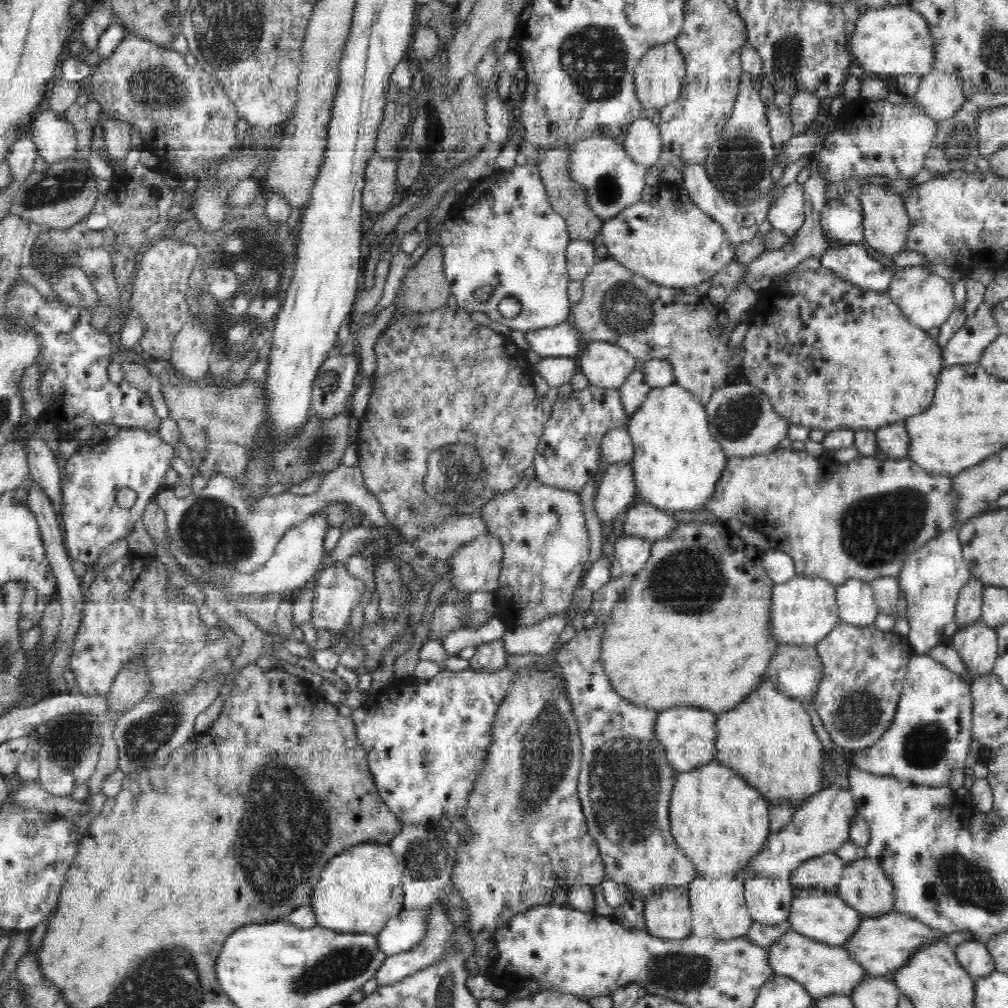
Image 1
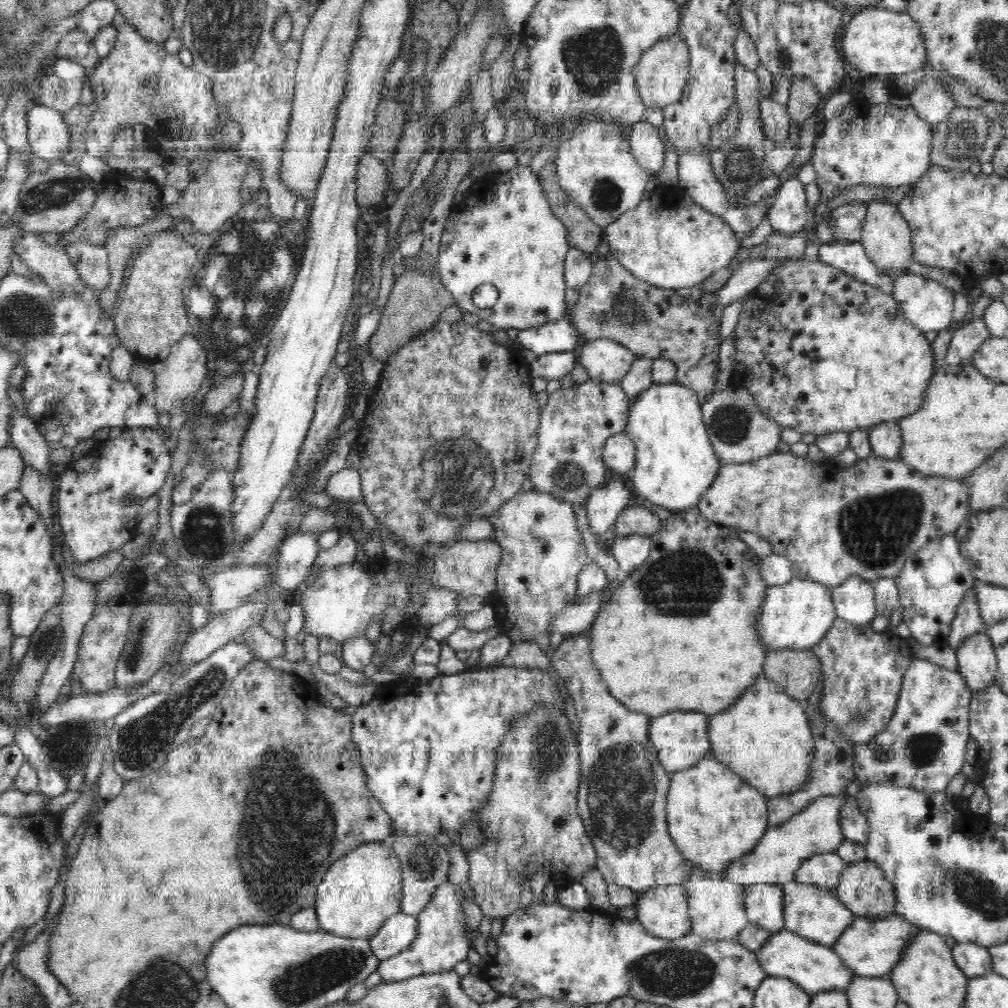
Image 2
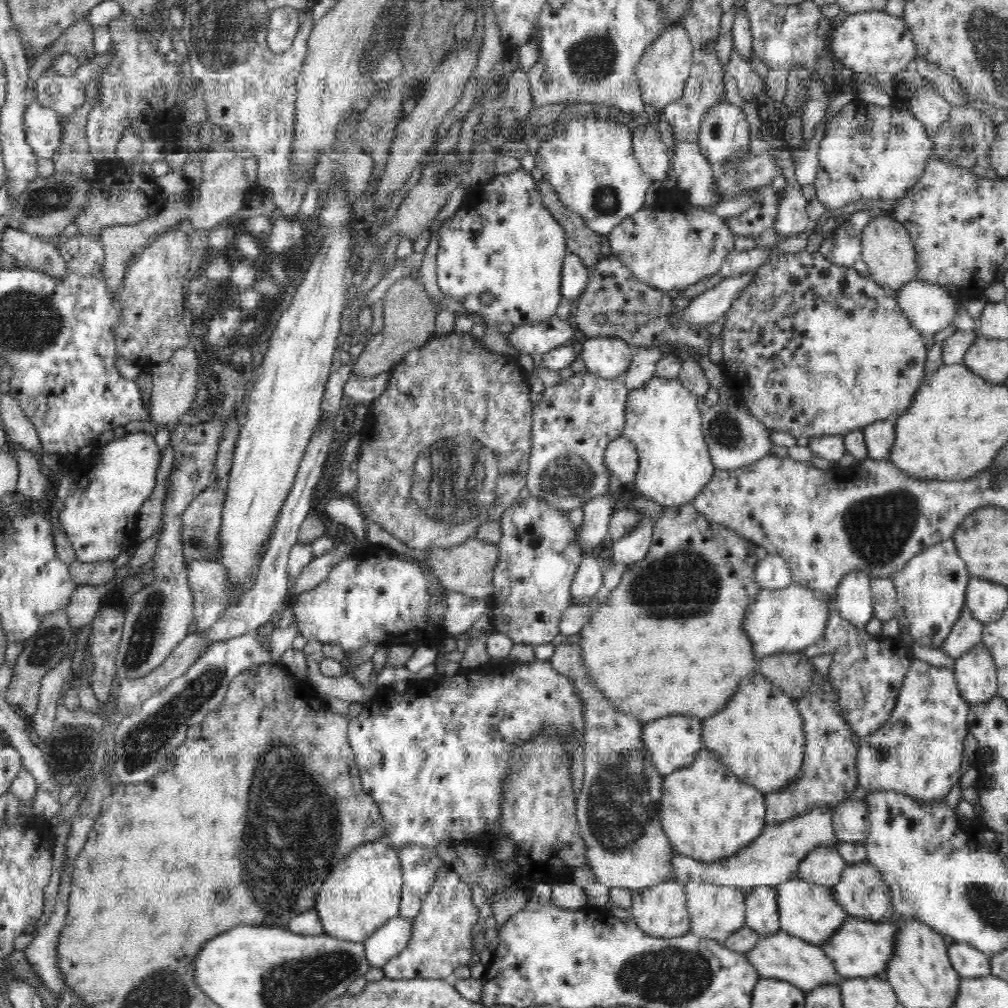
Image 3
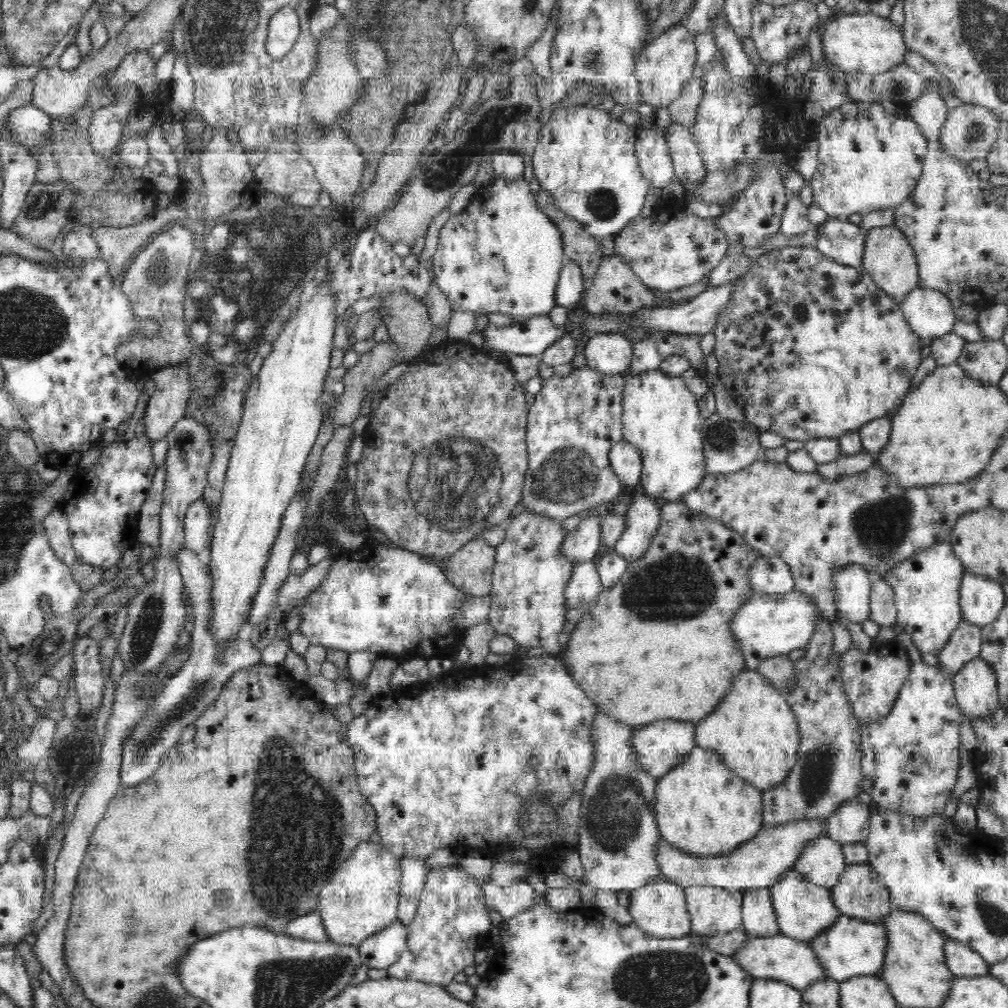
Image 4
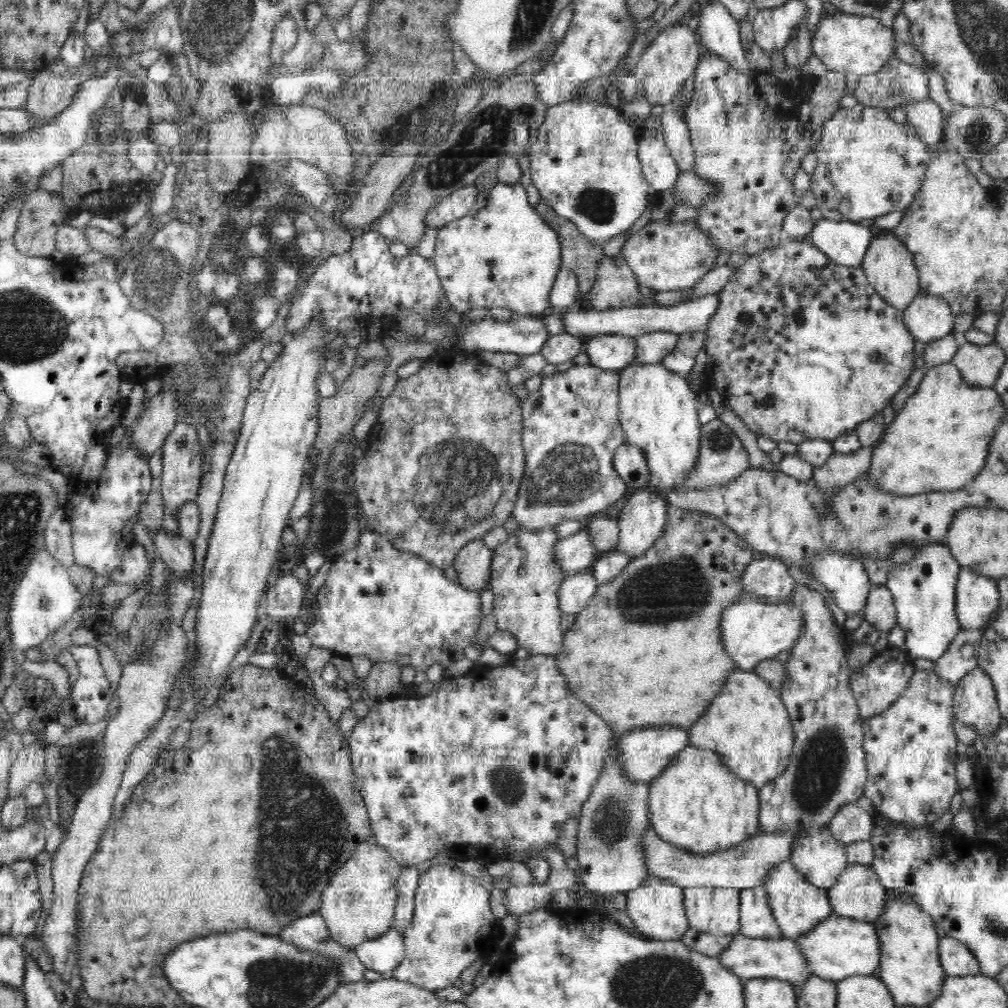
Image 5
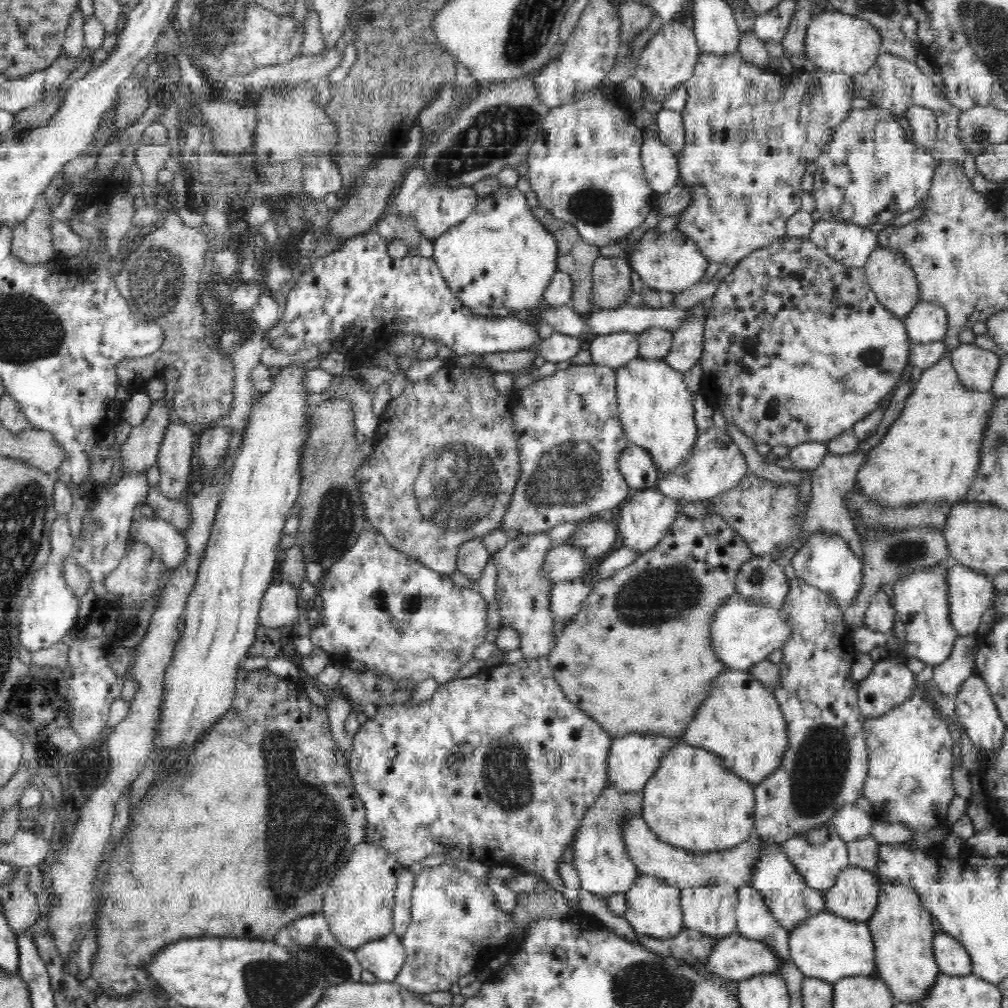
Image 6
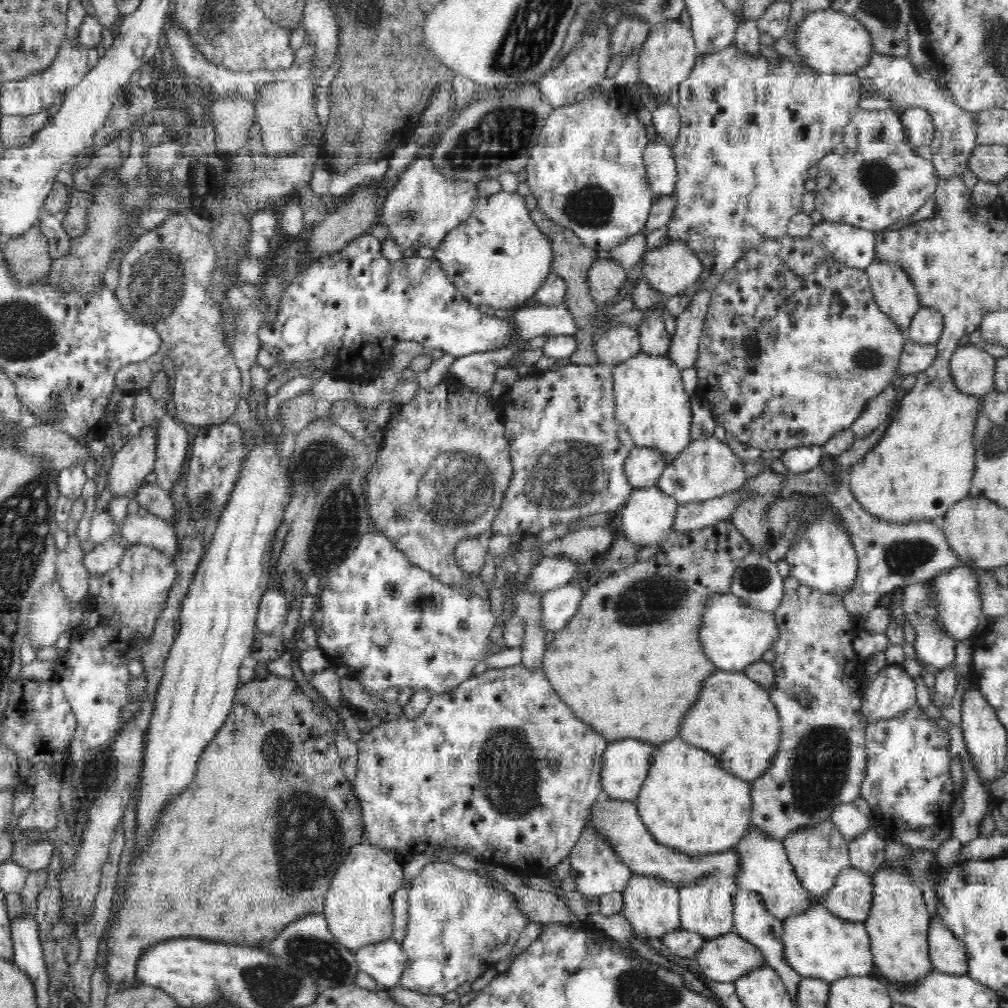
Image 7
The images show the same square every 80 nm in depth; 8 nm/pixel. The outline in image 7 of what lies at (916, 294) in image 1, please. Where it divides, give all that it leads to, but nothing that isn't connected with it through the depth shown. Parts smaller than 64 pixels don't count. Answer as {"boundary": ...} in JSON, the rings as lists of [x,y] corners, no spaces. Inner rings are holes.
{"boundary":[[[921,306],[912,316],[906,335],[914,343],[937,344],[943,330],[943,314],[935,307]]]}

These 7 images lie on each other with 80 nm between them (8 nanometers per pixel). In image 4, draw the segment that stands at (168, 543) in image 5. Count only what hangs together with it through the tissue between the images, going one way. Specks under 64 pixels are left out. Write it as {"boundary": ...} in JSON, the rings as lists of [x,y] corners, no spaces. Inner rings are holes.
{"boundary":[[[182,545],[178,551],[176,562],[184,581],[184,592],[191,600],[195,616],[194,630],[190,634],[190,656],[176,674],[167,680],[161,694],[154,696],[152,708],[142,718],[142,722],[136,724],[136,728],[130,732],[130,738],[124,742],[123,760],[120,766],[122,788],[134,786],[144,782],[148,777],[152,777],[164,756],[180,740],[182,728],[193,724],[205,711],[205,708],[222,694],[226,682],[234,676],[233,674],[237,670],[261,662],[262,651],[256,650],[247,636],[242,635],[232,642],[225,642],[222,647],[218,645],[216,639],[212,639],[210,636],[210,622],[214,615],[211,612],[213,588],[209,563],[202,562],[199,555],[188,550],[185,545]]]}

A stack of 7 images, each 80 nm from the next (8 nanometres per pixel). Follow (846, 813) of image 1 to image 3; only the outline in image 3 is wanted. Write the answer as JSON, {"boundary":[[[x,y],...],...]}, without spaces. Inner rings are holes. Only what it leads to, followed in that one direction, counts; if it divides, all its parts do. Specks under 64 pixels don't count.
{"boundary":[[[817,805],[796,818],[776,825],[766,825],[755,841],[735,856],[720,862],[705,863],[676,853],[674,854],[675,880],[682,885],[694,880],[736,886],[742,890],[752,889],[754,886],[777,887],[796,875],[800,861],[805,859],[808,853],[839,844],[838,838],[835,837],[832,818],[832,805]]]}

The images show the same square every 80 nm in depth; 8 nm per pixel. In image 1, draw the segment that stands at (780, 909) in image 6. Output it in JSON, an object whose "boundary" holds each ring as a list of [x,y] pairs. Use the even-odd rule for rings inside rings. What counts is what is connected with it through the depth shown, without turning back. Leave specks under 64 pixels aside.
{"boundary":[[[793,890],[789,917],[791,930],[830,946],[844,946],[858,932],[863,916],[855,907],[832,894],[798,893]]]}

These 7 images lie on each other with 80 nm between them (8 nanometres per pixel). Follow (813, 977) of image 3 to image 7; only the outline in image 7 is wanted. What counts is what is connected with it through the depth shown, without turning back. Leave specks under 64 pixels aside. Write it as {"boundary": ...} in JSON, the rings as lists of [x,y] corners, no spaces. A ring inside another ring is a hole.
{"boundary":[[[734,932],[706,938],[693,958],[699,972],[716,982],[734,982],[768,965],[766,957],[754,943]]]}

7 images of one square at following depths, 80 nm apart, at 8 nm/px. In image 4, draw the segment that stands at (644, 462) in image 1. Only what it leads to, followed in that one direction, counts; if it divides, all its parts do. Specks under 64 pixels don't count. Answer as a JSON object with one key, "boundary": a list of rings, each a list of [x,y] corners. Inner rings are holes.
{"boundary":[[[660,369],[636,377],[626,371],[623,388],[623,440],[632,443],[642,457],[641,486],[643,492],[661,504],[681,502],[682,498],[692,492],[706,477],[704,464],[702,427],[704,419],[700,418],[699,396],[695,395],[682,377],[670,377]]]}

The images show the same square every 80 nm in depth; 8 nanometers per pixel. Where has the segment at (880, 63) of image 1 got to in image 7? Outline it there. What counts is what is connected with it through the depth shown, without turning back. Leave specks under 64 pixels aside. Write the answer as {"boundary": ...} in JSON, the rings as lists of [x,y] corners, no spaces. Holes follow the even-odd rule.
{"boundary":[[[830,8],[810,13],[797,24],[795,30],[797,31],[793,34],[795,38],[793,46],[798,56],[802,58],[801,64],[822,74],[854,73],[855,70],[866,66],[874,53],[870,30],[840,10]]]}

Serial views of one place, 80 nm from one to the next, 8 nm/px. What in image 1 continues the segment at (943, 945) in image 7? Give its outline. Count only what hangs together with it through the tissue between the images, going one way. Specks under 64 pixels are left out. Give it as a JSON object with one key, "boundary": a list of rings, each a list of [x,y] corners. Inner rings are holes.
{"boundary":[[[980,940],[964,941],[954,947],[955,955],[960,966],[967,970],[973,979],[988,976],[995,971],[995,964],[985,943]]]}

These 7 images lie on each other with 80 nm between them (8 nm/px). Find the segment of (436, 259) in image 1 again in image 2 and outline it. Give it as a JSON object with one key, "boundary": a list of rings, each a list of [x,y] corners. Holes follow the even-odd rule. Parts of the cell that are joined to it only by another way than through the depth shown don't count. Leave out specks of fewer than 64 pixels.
{"boundary":[[[436,266],[426,275],[418,268],[405,272],[394,283],[381,313],[378,328],[369,340],[368,352],[370,356],[385,364],[385,359],[393,351],[396,351],[398,347],[414,336],[424,334],[432,326],[432,323],[436,322],[438,316],[452,305],[456,306],[456,301],[454,301],[452,294],[446,290],[444,284],[440,282],[440,274]]]}

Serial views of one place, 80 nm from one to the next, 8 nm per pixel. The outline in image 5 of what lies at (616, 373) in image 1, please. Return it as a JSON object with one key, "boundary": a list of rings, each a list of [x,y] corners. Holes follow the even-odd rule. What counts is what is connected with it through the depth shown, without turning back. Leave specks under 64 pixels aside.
{"boundary":[[[621,334],[598,335],[587,340],[590,365],[608,372],[619,372],[636,358],[635,337]]]}

